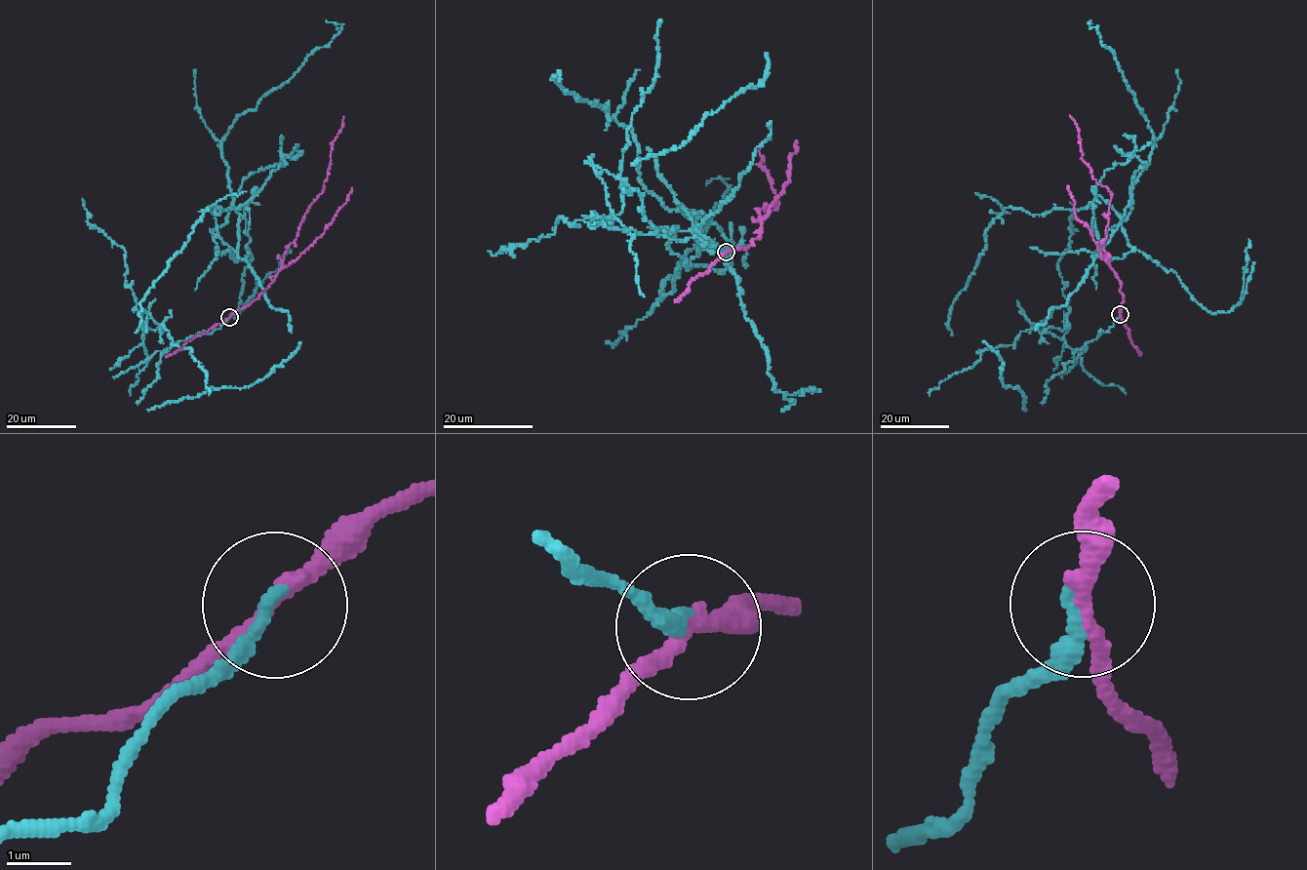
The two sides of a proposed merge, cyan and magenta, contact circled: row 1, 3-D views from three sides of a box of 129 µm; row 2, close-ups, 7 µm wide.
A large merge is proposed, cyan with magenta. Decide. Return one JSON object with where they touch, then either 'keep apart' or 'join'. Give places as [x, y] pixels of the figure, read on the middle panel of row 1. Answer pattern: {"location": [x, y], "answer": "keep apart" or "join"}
{"location": [726, 252], "answer": "keep apart"}

